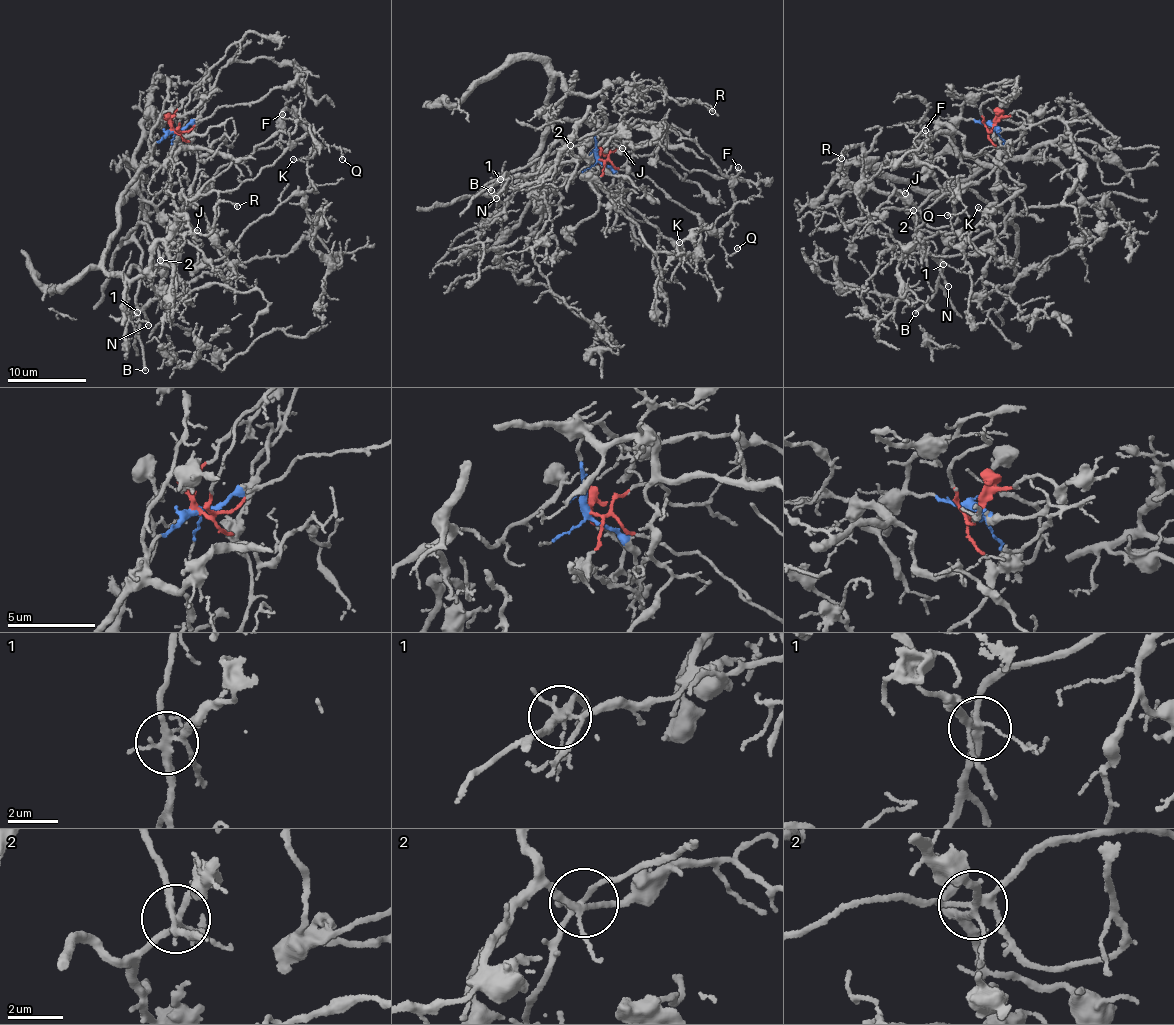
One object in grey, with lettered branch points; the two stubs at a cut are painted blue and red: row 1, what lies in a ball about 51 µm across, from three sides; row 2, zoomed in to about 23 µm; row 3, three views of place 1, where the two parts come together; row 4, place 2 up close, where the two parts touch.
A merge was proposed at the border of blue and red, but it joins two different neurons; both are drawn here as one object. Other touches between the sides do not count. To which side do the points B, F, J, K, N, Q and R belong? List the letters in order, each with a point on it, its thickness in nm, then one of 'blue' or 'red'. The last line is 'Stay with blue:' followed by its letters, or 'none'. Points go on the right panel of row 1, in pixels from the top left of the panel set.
B: at (915, 313); 220 nm thick; red
F: at (925, 130); 150 nm thick; red
J: at (905, 193); 130 nm thick; blue
K: at (978, 207); 100 nm thick; red
N: at (948, 286); 160 nm thick; blue
Q: at (947, 215); 120 nm thick; red
R: at (841, 158); 140 nm thick; blue
Stay with blue: J, N, R

